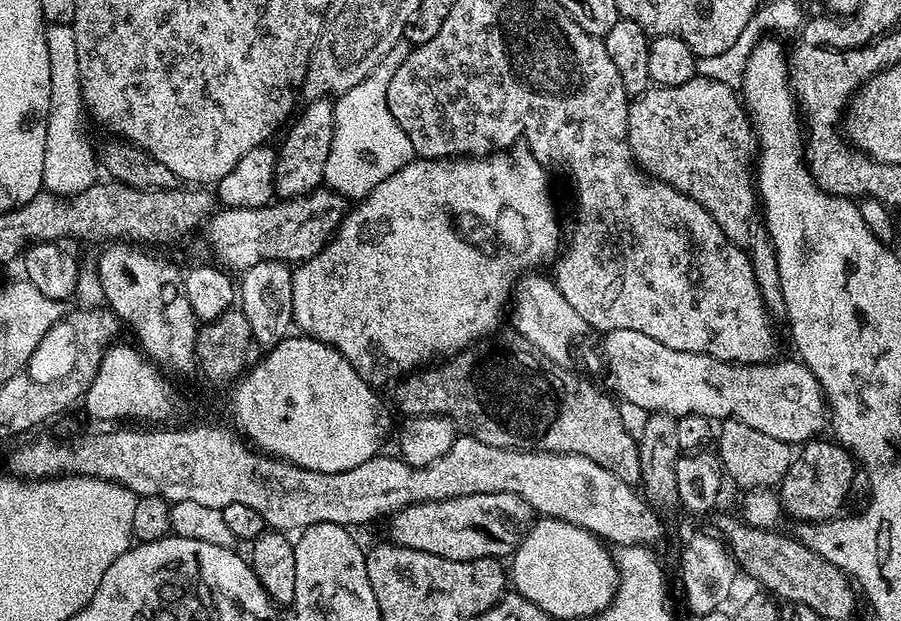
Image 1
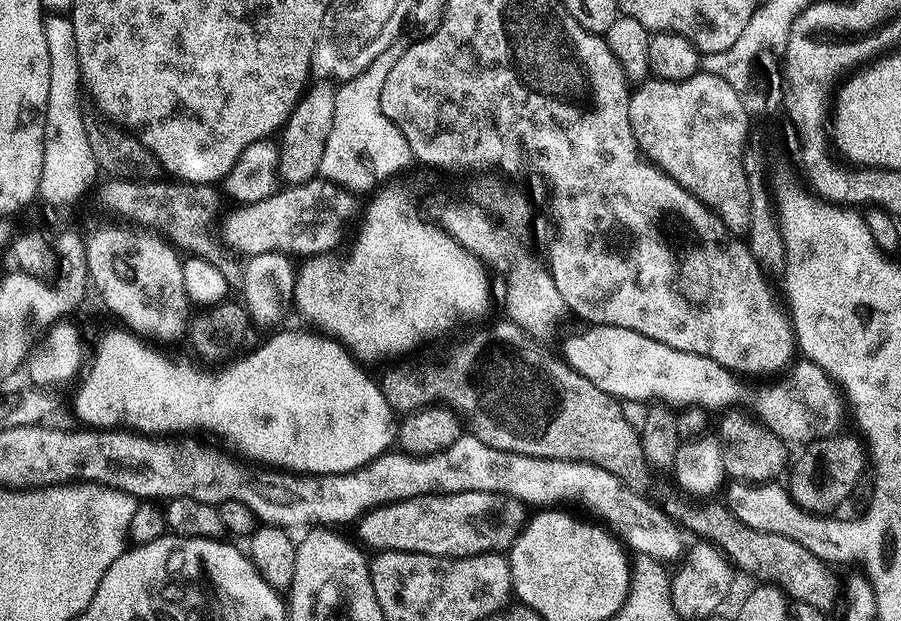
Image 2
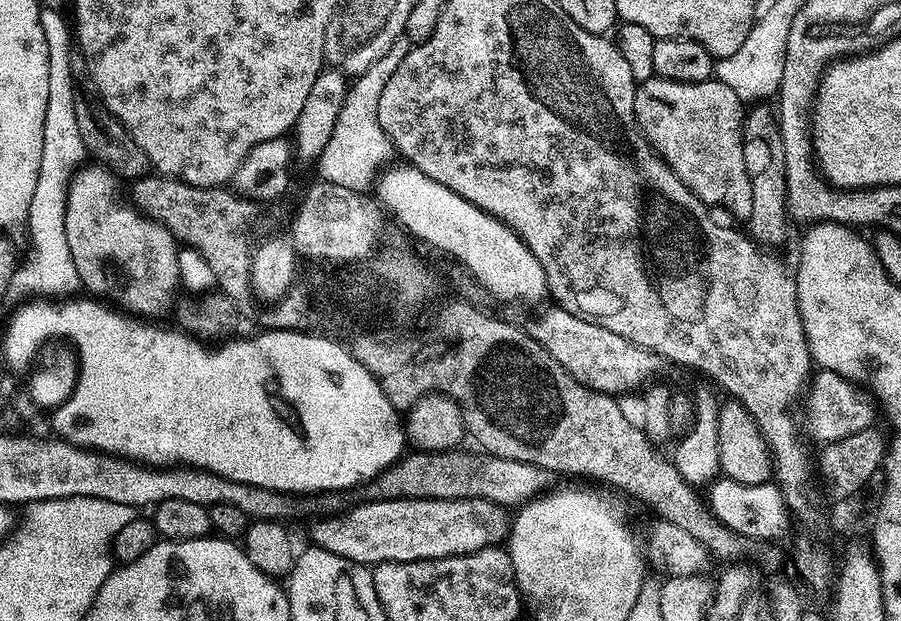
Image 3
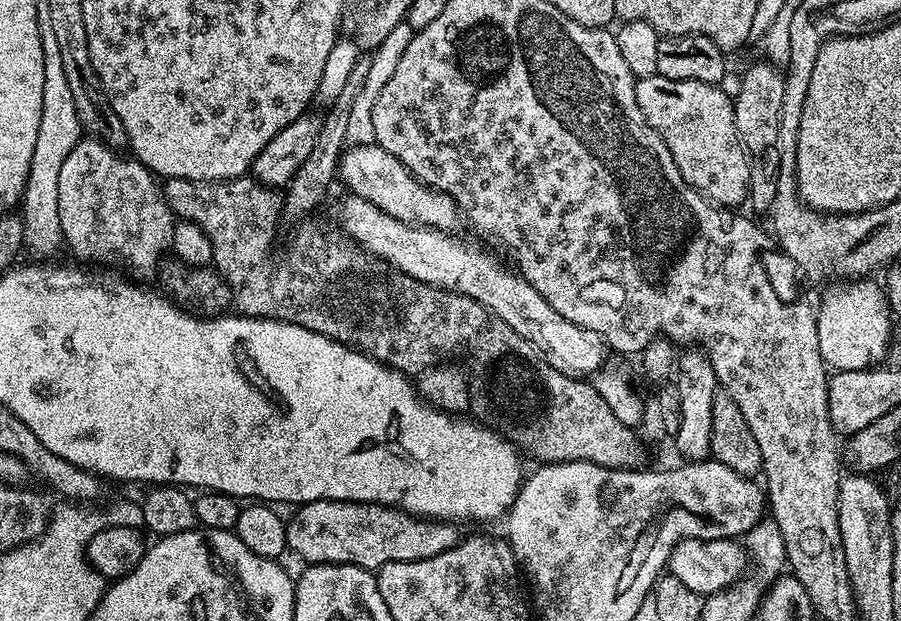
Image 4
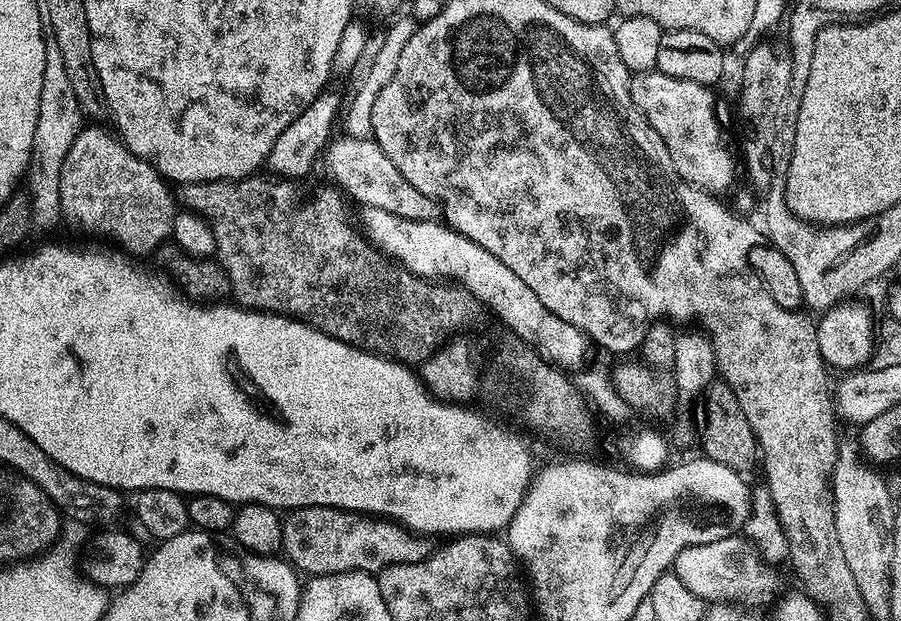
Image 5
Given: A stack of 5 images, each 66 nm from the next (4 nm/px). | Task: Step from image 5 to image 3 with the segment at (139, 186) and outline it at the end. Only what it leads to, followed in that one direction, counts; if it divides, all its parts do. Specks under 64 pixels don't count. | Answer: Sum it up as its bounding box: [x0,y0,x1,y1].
[66,162,181,318]

